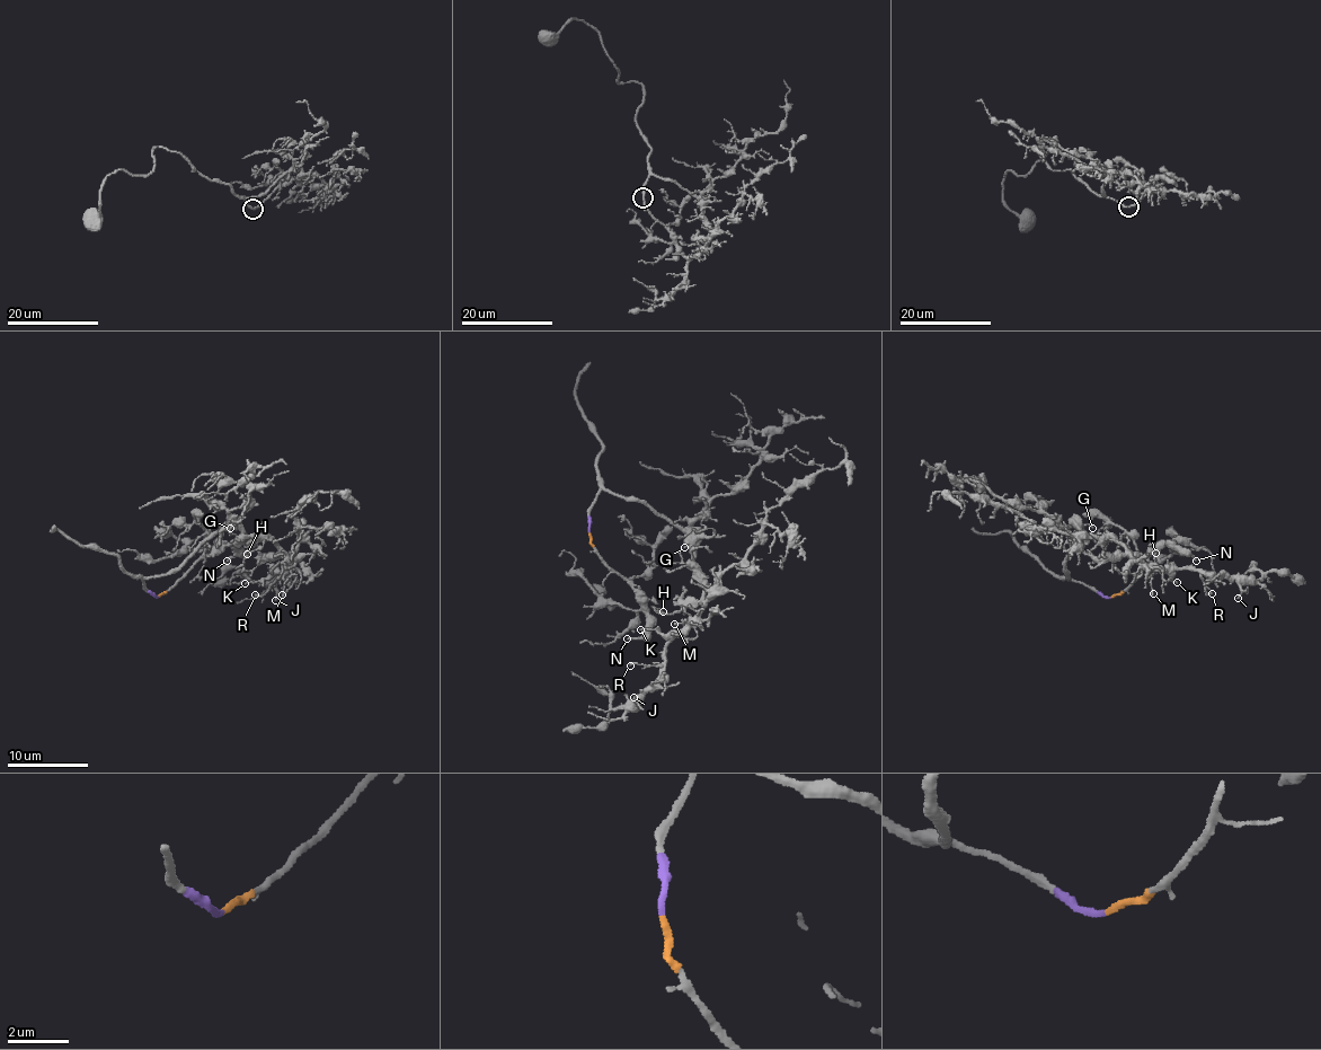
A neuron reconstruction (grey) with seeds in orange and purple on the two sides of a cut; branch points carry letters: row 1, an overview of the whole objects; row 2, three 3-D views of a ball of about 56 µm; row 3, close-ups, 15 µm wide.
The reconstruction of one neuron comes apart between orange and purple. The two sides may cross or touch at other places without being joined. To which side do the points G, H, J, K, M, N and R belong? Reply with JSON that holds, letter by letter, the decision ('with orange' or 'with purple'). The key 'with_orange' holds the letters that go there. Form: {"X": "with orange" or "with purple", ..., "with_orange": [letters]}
{"G": "with purple", "H": "with purple", "J": "with purple", "K": "with purple", "M": "with purple", "N": "with orange", "R": "with purple", "with_orange": ["N"]}

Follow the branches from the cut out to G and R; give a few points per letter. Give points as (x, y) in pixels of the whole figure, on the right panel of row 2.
G: (1109, 598), (1067, 580), (1064, 573), (1064, 563), (1079, 529), (1085, 524), (1091, 528)
R: (1109, 598), (1063, 571), (1079, 528), (1115, 536), (1140, 559), (1161, 568), (1194, 568), (1206, 594), (1212, 592)

